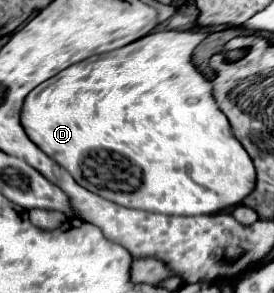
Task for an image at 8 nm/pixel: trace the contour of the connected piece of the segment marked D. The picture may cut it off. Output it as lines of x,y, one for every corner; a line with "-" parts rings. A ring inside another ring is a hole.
203,29
149,33
121,49
115,49
113,53
103,53
101,57
89,57
89,61
83,61
81,65
71,65
69,69
63,69
61,73
57,73
57,77
51,77
49,81
37,85
27,95
23,113
21,113
21,123
25,125
25,131
29,133
31,141
37,143
37,147
43,149
49,157
53,157
61,167
65,167
81,187
117,203
117,205
163,213
163,215
209,215
209,213
223,211
227,207
235,207
255,189
257,171
255,171
255,165
253,165
249,153
233,135
229,119
225,117
225,113
221,113
217,101
213,99
211,81
205,79
203,73
199,73
197,67
191,63
191,55
193,55
195,47
209,35
211,33
203,31

